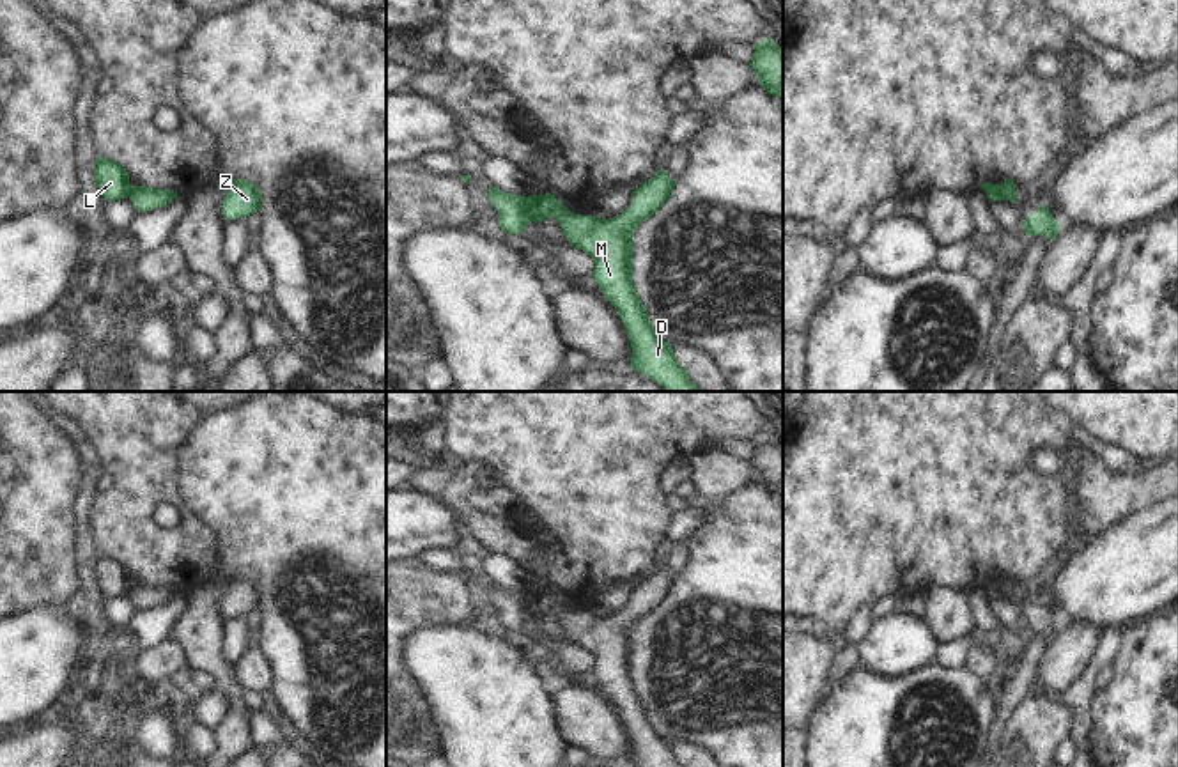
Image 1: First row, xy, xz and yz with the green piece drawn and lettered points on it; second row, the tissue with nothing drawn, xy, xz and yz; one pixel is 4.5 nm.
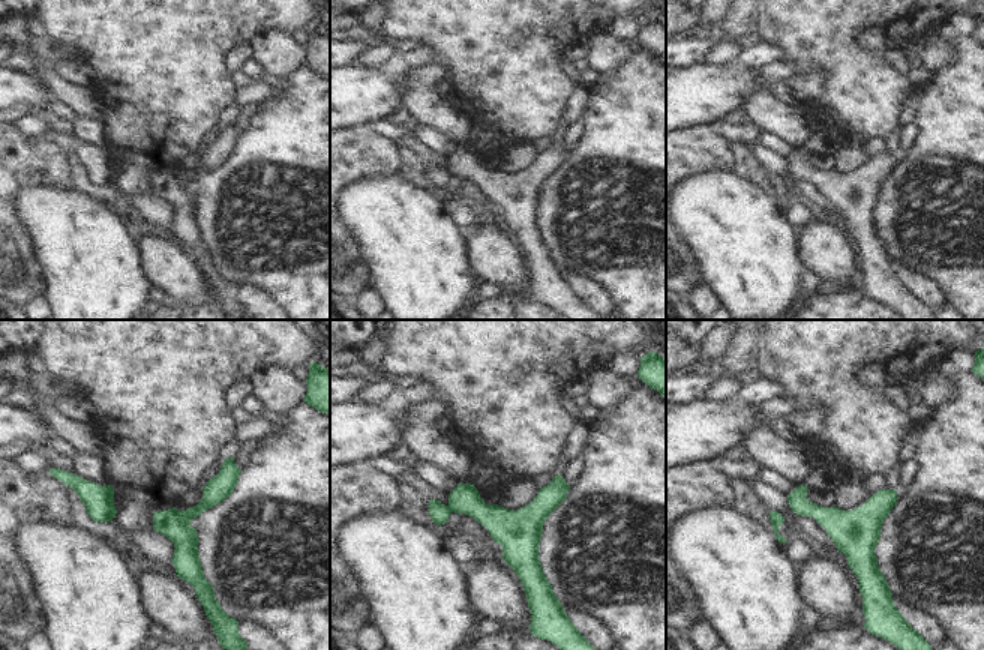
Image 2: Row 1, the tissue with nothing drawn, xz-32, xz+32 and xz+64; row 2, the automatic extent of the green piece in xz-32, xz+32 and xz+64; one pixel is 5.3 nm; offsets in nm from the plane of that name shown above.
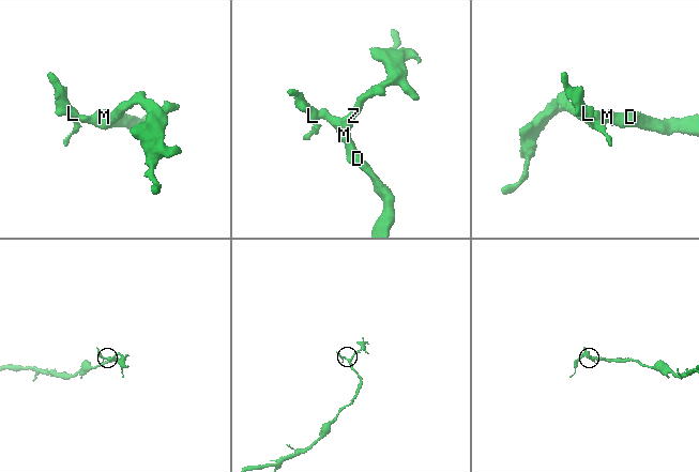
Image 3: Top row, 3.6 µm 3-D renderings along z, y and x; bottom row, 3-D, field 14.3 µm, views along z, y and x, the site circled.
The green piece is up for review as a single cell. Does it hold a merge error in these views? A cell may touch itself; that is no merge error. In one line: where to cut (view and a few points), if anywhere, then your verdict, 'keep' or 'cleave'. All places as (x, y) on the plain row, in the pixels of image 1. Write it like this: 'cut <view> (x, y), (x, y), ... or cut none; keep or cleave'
cut xz (526, 594), (526, 610), (534, 617); cleave

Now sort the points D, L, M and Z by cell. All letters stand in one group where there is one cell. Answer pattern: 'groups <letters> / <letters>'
groups D M Z / L

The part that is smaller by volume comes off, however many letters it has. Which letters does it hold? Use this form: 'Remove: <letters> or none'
Remove: L

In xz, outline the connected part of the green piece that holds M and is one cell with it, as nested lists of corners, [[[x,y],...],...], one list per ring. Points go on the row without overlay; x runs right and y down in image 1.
[[[661,565],[654,574],[650,574],[632,588],[631,602],[620,613],[615,613],[611,616],[601,616],[590,611],[574,611],[551,590],[530,592],[526,597],[526,609],[531,613],[533,618],[542,620],[549,615],[554,615],[563,625],[563,632],[569,636],[569,639],[593,655],[595,666],[592,673],[599,680],[606,696],[615,703],[631,737],[632,767],[684,767],[671,742],[657,730],[657,726],[650,719],[648,709],[643,703],[632,678],[634,627],[664,602],[664,599],[671,593],[673,585],[675,577],[668,574],[664,565]]]

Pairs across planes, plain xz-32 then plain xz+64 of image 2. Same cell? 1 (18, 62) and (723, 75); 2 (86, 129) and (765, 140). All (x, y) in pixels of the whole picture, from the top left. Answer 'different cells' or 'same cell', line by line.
1: different cells
2: same cell

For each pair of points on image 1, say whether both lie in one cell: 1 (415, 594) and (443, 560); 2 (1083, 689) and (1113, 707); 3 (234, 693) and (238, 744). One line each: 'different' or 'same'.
1: different
2: different
3: same

